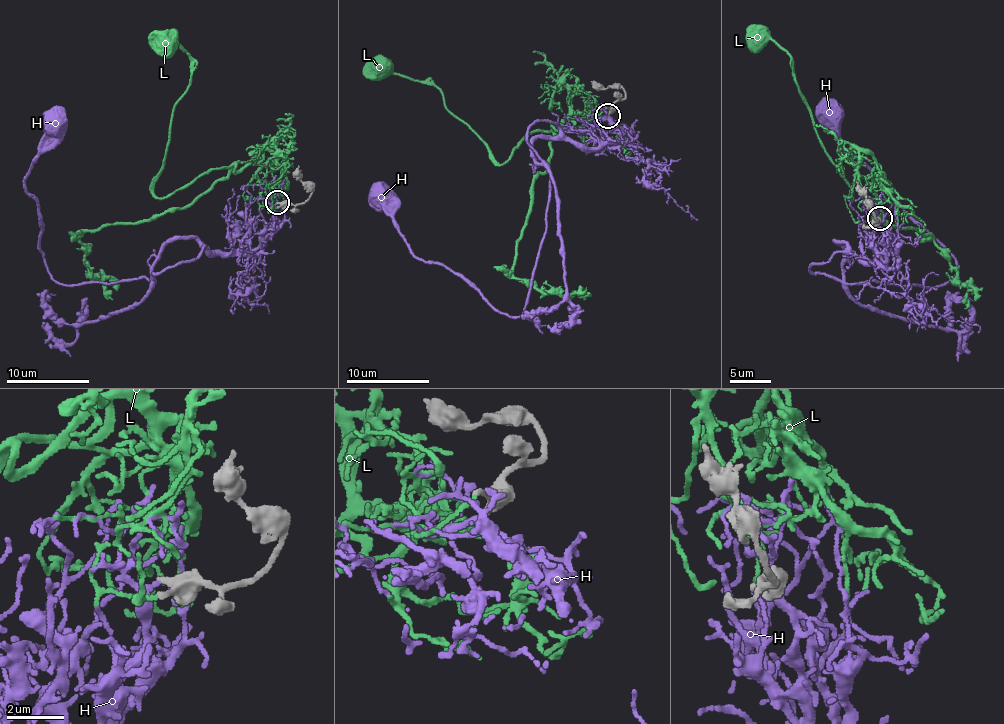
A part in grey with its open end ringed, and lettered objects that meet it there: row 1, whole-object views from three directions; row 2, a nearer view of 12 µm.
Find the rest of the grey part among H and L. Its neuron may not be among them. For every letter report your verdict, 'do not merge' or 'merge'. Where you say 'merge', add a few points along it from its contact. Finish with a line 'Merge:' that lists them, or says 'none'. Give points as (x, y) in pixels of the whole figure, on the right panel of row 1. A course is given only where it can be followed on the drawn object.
H: do not merge
L: do not merge
Merge: none

